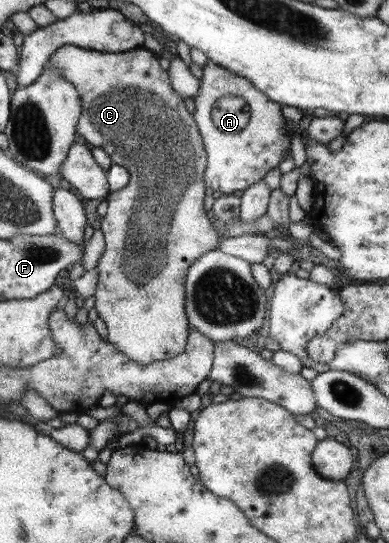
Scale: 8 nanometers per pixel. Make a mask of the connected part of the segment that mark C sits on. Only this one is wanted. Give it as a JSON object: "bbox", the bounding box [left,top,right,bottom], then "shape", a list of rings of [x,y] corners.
{"bbox":[44,44,220,365],"shape":[[[66,44],[58,47],[56,51],[52,52],[52,55],[49,55],[48,63],[44,67],[56,68],[60,72],[60,76],[70,83],[70,85],[74,86],[76,93],[79,95],[81,113],[75,128],[78,135],[90,145],[102,148],[110,156],[112,164],[124,167],[130,175],[129,183],[126,186],[115,191],[114,194],[107,195],[105,199],[107,209],[105,215],[100,219],[99,229],[104,235],[106,246],[95,266],[96,270],[98,270],[98,277],[93,296],[95,299],[94,309],[96,310],[96,314],[102,319],[107,329],[106,342],[112,344],[112,347],[121,354],[124,354],[126,358],[140,365],[173,358],[180,354],[186,347],[188,324],[184,309],[184,276],[190,265],[194,263],[194,260],[214,249],[220,241],[219,235],[212,228],[207,217],[208,211],[204,207],[206,187],[203,183],[203,174],[207,165],[207,157],[199,132],[197,131],[197,126],[193,121],[192,115],[186,111],[186,107],[184,107],[180,96],[172,90],[168,73],[166,73],[166,70],[160,68],[158,60],[159,57],[156,54],[143,47],[120,53],[102,53],[100,51],[86,50]]]}

